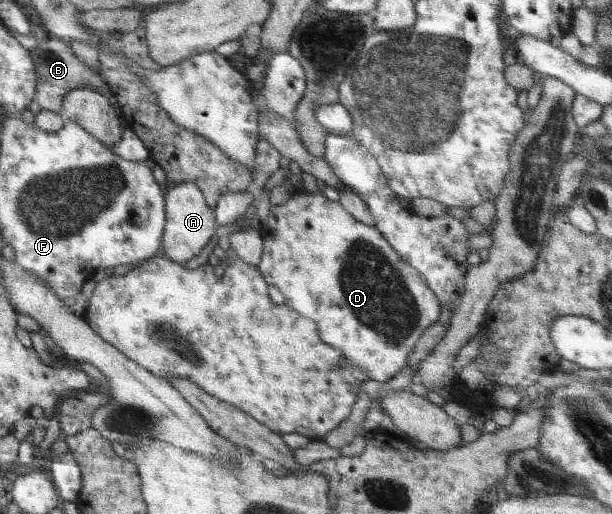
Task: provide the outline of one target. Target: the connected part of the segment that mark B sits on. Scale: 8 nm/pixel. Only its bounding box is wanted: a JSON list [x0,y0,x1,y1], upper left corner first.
[29,36,113,114]

